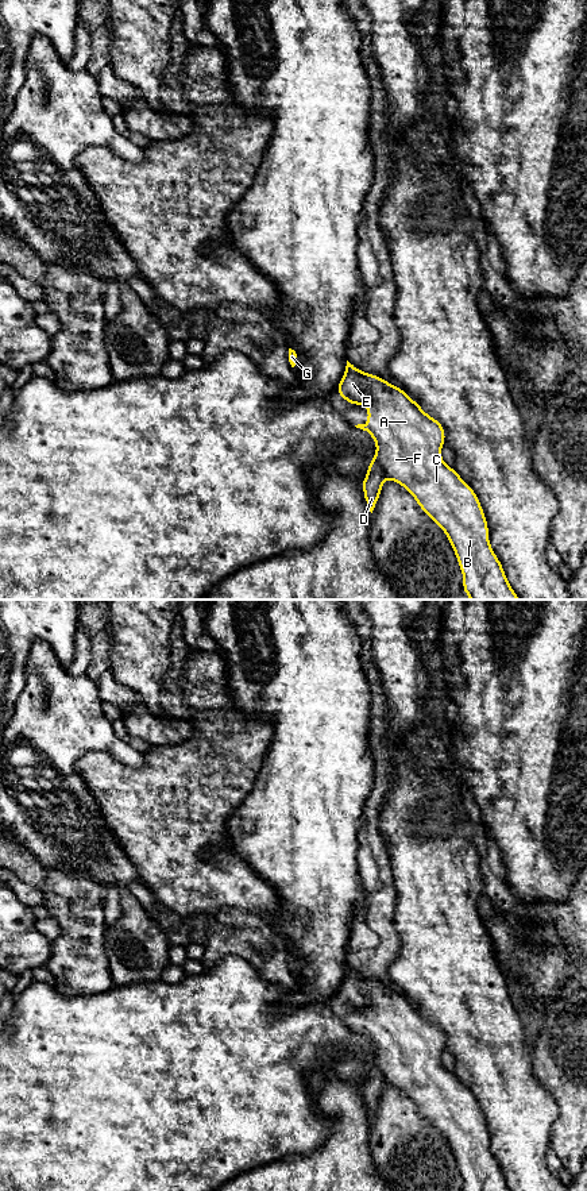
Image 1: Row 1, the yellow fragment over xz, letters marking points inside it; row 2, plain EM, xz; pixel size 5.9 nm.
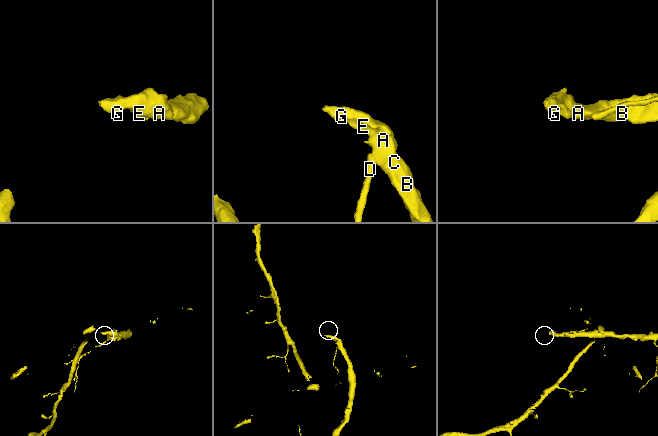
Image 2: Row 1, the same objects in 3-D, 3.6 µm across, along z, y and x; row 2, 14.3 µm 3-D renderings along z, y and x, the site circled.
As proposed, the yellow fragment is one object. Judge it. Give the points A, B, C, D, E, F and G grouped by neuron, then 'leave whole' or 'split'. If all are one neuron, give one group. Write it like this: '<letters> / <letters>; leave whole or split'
A B C E F G / D; split

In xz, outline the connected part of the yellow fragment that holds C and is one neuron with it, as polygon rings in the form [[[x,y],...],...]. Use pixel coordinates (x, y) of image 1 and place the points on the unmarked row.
[[[348,965],[336,998],[351,1010],[366,1010],[368,1028],[355,1032],[368,1037],[375,1045],[375,1064],[385,1082],[402,1090],[425,1119],[447,1138],[463,1177],[463,1191],[510,1191],[490,1150],[487,1125],[476,1098],[441,1064],[440,1056],[445,1048],[441,1028],[426,1020],[401,992],[360,976]]]

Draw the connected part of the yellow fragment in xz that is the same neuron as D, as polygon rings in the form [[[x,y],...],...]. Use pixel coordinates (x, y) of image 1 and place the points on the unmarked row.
[[[371,1064],[366,1083],[362,1086],[364,1105],[368,1115],[372,1118],[383,1091],[385,1079],[376,1064]]]

